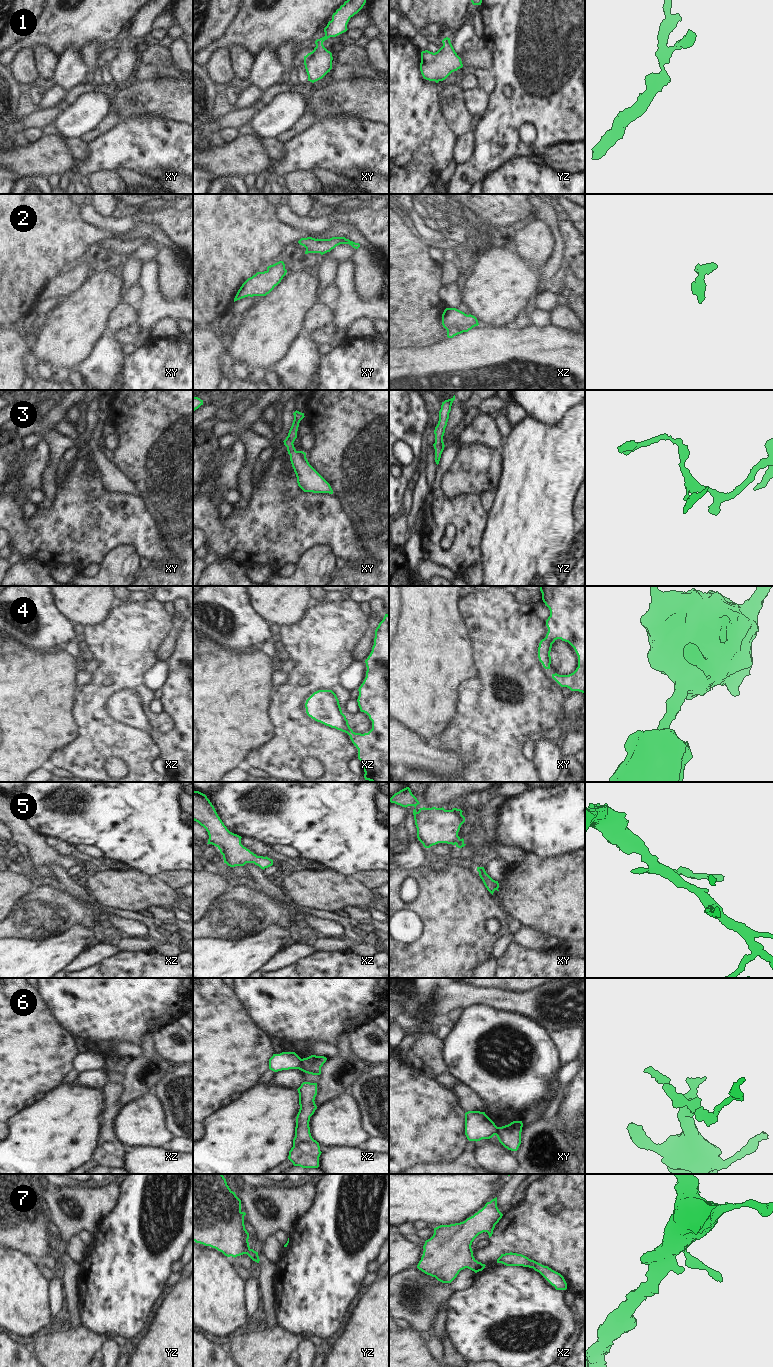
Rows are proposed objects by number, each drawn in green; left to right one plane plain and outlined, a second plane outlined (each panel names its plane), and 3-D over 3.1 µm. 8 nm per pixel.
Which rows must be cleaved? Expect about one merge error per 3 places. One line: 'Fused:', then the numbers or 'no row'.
Fused: 6.

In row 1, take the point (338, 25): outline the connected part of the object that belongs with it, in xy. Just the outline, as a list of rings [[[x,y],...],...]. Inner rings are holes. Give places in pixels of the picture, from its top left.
[[[347,0],[344,2],[343,5],[340,6],[339,9],[336,10],[335,13],[332,15],[332,20],[328,22],[327,26],[324,28],[325,36],[317,39],[315,41],[316,47],[306,56],[304,56],[304,65],[308,75],[308,81],[314,83],[320,79],[322,79],[330,70],[332,69],[332,53],[328,51],[323,42],[330,37],[336,37],[344,32],[346,32],[347,24],[351,17],[357,14],[365,5],[366,0]]]

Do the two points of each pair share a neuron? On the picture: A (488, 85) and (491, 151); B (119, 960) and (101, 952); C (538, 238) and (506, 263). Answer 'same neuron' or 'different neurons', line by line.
A: different neurons
B: different neurons
C: different neurons

